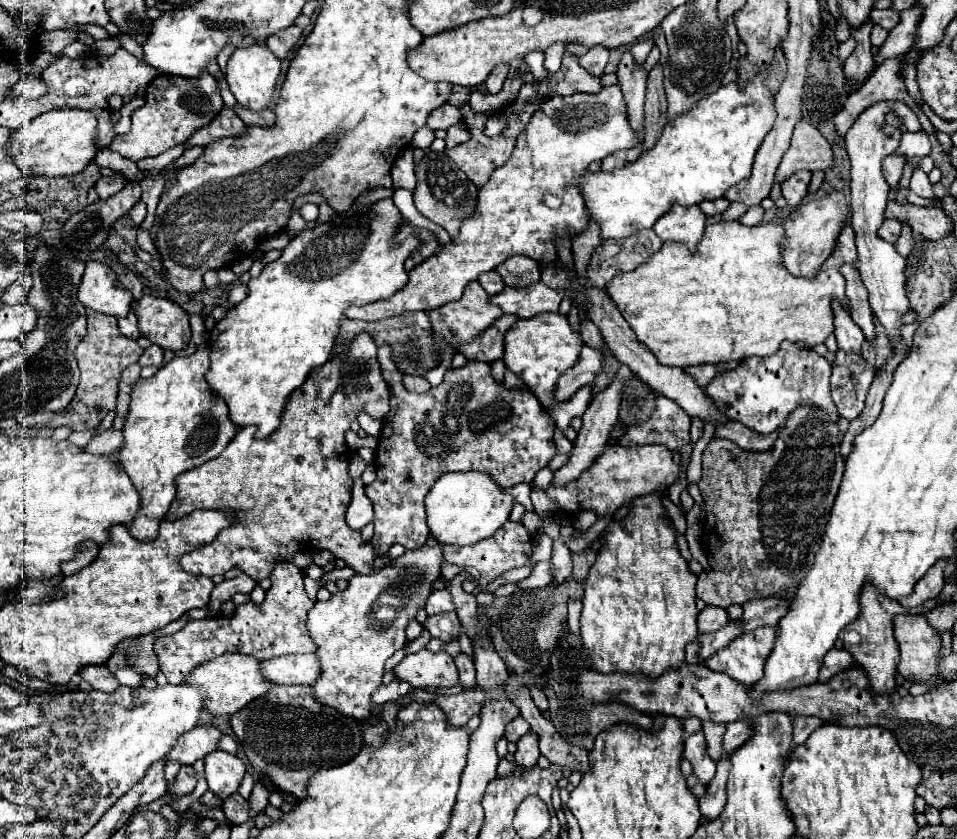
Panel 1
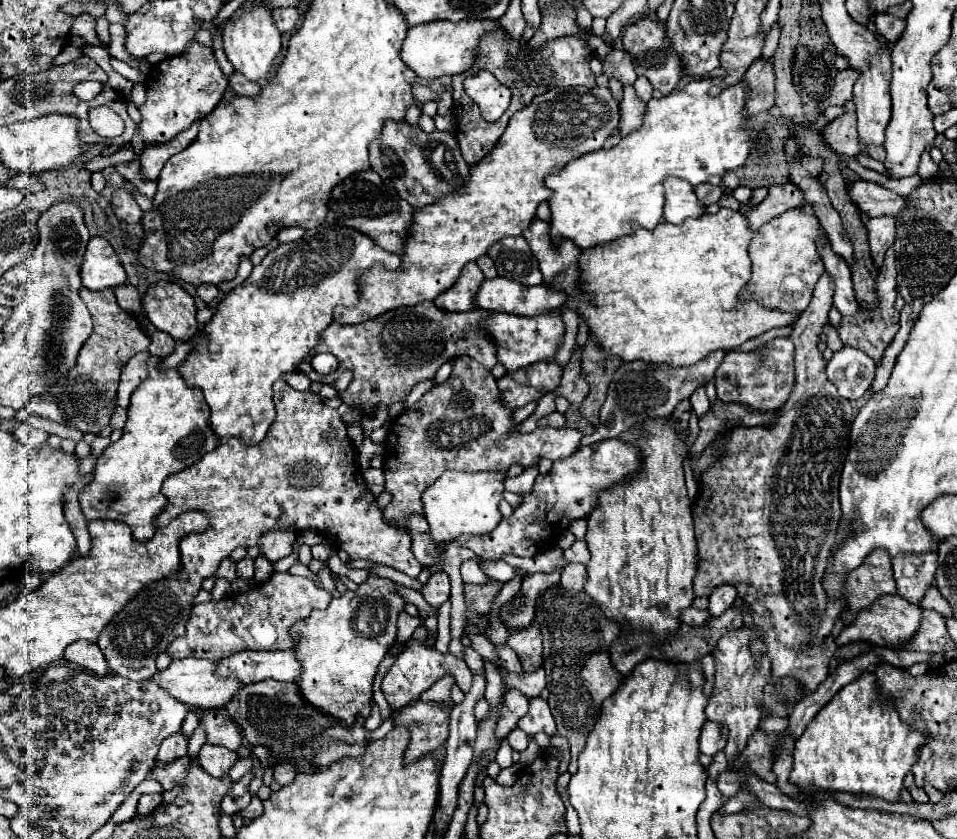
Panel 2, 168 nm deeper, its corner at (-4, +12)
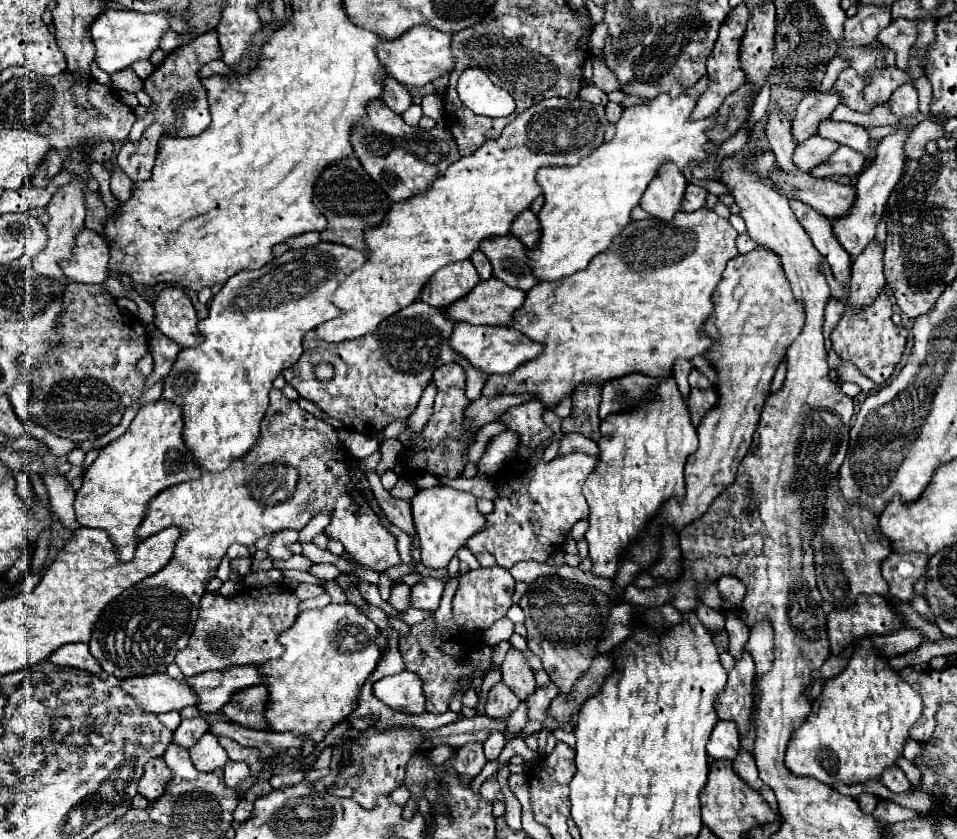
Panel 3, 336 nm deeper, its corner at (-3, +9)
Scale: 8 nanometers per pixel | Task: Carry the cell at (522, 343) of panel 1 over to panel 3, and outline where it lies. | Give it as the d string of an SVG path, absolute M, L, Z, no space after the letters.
M460 322L454 326L450 346L458 354L468 358L472 362L472 366L476 366L488 374L512 374L518 366L536 358L544 350L544 346L540 346L538 342L532 342L530 338L526 338L524 334L520 334L518 330L512 330L508 326L474 326L474 324L466 324L466 322Z

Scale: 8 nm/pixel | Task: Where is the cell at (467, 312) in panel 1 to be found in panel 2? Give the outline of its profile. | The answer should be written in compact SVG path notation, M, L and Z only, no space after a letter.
M467 263L467 267L461 271L461 277L457 279L457 283L453 287L449 287L447 291L443 291L441 295L437 295L437 299L433 299L433 303L443 309L443 311L471 311L475 309L473 305L473 297L479 289L479 285L483 283L483 273L477 267L477 263Z

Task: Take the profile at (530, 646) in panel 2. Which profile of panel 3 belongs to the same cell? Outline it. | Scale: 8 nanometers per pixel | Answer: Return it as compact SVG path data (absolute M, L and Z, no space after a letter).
M510 648L500 670L502 670L502 682L508 684L520 700L526 700L536 690L534 672L528 666L528 660L520 650Z

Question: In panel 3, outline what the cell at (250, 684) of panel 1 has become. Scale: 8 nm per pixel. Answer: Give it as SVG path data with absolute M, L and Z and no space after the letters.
M150 674L122 680L120 688L132 694L140 708L160 714L196 706L196 694L188 690L186 680L174 680L168 674Z

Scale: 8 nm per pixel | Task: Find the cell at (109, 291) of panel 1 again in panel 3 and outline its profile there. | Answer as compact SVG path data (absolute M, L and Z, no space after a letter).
M82 230L80 236L76 236L74 258L64 262L62 270L66 278L70 278L72 282L104 284L110 276L108 260L110 260L108 242L92 230Z

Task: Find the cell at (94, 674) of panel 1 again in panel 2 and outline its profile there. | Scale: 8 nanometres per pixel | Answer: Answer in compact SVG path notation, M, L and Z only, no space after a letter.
M75 641L73 645L69 645L63 653L63 657L67 661L79 663L85 669L91 669L97 675L107 675L107 663L105 657L101 655L101 649L95 643L89 641Z

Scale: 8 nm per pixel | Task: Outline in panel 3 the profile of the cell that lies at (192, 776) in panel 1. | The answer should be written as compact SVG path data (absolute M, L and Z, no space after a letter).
M152 758L148 762L148 768L144 770L144 776L138 782L138 792L152 802L164 794L170 778L172 778L172 770L168 770L168 766L164 766L164 760Z

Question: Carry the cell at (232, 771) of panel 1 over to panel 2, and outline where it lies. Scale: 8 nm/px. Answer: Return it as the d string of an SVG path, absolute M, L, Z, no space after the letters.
M205 743L199 751L199 765L213 777L223 777L229 773L231 765L237 761L237 753L221 747L221 745L209 745Z

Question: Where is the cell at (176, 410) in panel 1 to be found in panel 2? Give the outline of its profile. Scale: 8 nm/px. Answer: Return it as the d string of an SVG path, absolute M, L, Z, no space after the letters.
M157 357L149 359L149 377L131 395L121 439L101 453L91 473L91 483L79 493L79 505L87 519L123 521L131 527L137 543L149 541L155 535L153 519L165 507L165 497L161 495L163 481L191 467L219 445L215 433L207 427L209 407L201 391L185 387L177 369L161 371L157 367L159 361Z

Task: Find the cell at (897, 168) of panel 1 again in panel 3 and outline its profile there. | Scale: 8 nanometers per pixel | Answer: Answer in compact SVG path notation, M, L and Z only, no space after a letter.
M824 120L818 126L818 134L822 138L830 138L836 140L844 146L850 146L852 150L860 152L866 156L866 160L872 158L872 146L870 146L870 138L868 132L856 124L850 122L834 122L834 120Z

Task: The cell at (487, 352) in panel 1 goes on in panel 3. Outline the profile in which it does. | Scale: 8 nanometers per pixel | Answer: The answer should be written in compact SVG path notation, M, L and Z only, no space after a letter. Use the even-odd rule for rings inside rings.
M418 300L396 312L392 318L380 322L376 332L366 334L364 338L348 342L320 342L314 330L308 332L302 342L304 354L282 374L302 398L312 400L330 418L342 420L346 428L364 436L376 436L376 432L382 432L392 420L408 418L414 412L422 390L430 384L434 370L442 364L462 364L468 376L468 398L476 400L482 394L488 374L476 370L464 356L450 348L452 330L454 322L446 318L444 312ZM320 362L334 364L336 372L330 382L314 380L314 366Z

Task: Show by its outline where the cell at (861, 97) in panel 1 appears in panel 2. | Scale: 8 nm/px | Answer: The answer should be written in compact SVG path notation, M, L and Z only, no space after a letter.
M849 101L847 105L847 113L833 119L823 131L821 137L827 143L827 147L831 147L837 155L857 155L859 149L859 137L857 137L857 123L855 123L855 107L853 101Z

